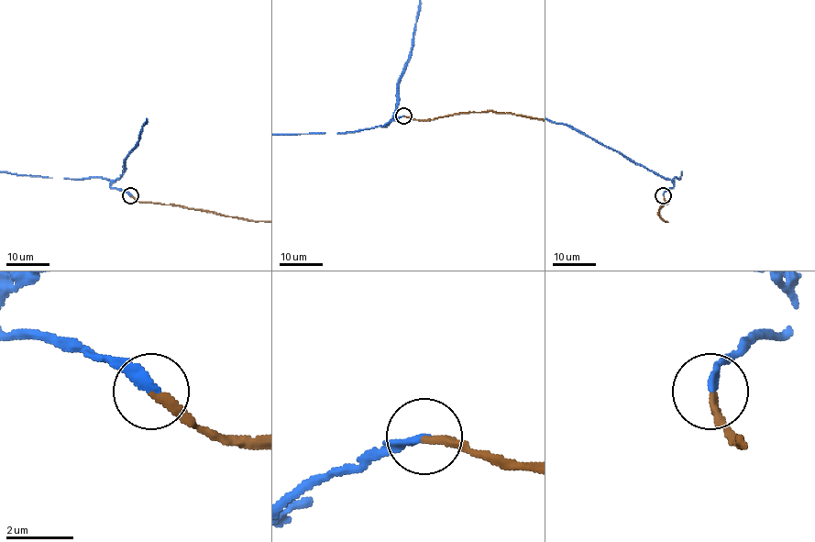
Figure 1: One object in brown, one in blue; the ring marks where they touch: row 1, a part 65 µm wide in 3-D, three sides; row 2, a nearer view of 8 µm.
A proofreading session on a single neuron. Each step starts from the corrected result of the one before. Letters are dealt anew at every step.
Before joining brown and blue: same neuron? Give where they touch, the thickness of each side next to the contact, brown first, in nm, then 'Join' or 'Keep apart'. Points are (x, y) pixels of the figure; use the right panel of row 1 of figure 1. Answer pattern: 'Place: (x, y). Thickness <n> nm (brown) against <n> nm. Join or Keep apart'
Place: (663, 195). Thickness 240 nm (brown) against 260 nm. Join

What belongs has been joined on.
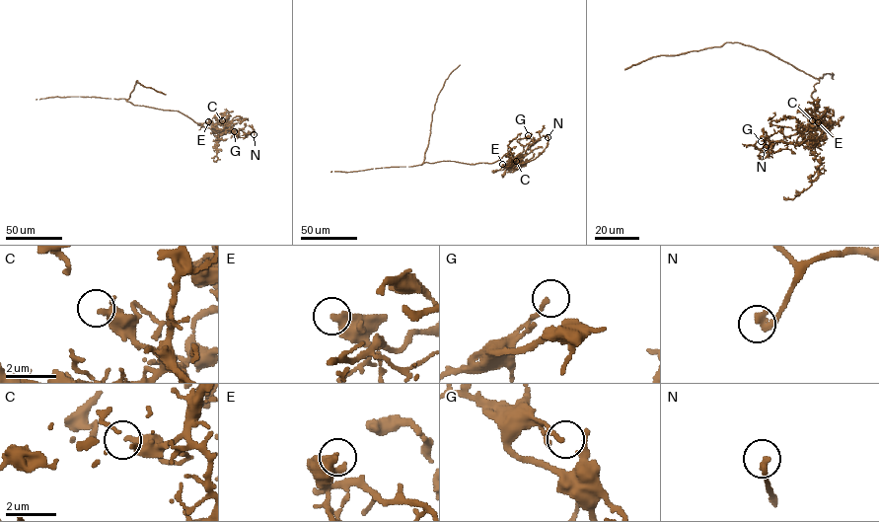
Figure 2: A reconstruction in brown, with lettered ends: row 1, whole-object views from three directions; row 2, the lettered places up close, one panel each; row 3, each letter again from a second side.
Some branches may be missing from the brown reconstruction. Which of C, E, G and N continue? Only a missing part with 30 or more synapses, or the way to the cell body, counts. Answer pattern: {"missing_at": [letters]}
{"missing_at": ["N"]}

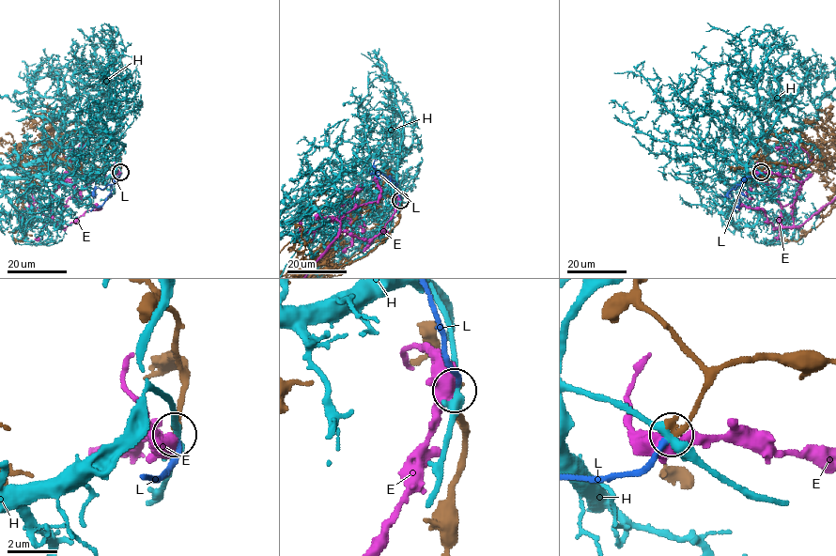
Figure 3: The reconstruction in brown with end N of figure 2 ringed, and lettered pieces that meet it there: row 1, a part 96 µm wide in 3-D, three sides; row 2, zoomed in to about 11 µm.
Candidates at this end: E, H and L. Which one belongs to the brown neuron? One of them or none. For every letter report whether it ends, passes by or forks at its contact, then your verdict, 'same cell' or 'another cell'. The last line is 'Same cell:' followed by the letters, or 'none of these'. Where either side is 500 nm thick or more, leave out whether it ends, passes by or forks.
E: it forks there; another cell
H: it passes by; another cell
L: it ends there; same cell
Same cell: L

